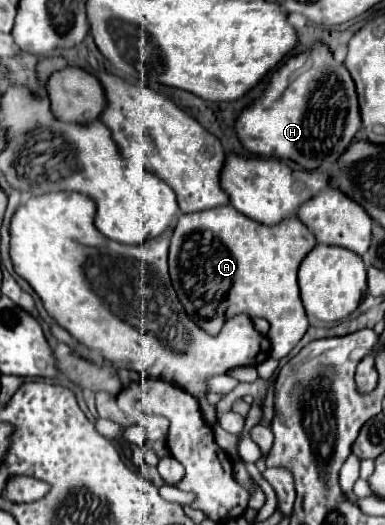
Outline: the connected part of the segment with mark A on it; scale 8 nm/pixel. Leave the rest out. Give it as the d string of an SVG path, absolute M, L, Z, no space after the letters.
M232 205L214 207L204 213L198 211L178 219L168 257L170 279L188 319L192 319L208 335L218 335L224 323L236 315L248 315L250 319L264 317L270 323L268 339L272 343L272 357L282 359L292 351L292 347L308 329L308 319L298 295L296 273L302 259L316 247L316 243L316 237L304 223L300 223L300 219L278 223L276 227L266 227L242 215Z

